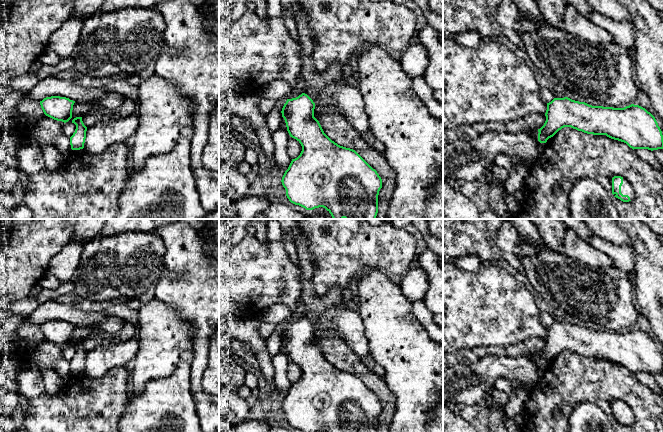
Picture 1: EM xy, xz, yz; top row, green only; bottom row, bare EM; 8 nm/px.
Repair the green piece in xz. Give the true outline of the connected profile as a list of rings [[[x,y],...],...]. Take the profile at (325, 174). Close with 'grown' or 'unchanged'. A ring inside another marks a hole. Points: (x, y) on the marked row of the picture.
[[[302,93],[296,98],[287,99],[281,111],[290,137],[302,146],[300,155],[292,159],[281,180],[287,198],[306,210],[323,207],[333,219],[376,219],[378,195],[382,188],[381,177],[355,150],[338,145],[324,133],[319,121],[314,117],[314,109],[313,100]]]; unchanged

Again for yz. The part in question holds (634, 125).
[[[568,97],[554,98],[547,103],[546,121],[538,129],[538,141],[546,143],[559,130],[571,127],[578,131],[607,137],[626,143],[630,148],[658,150],[663,149],[663,135],[655,117],[645,108],[631,104],[624,108],[592,106],[585,102],[572,100]]]; unchanged

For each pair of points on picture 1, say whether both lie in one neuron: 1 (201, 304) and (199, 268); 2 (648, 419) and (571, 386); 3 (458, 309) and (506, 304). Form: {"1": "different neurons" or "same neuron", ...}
{"1": "same neuron", "2": "same neuron", "3": "same neuron"}

